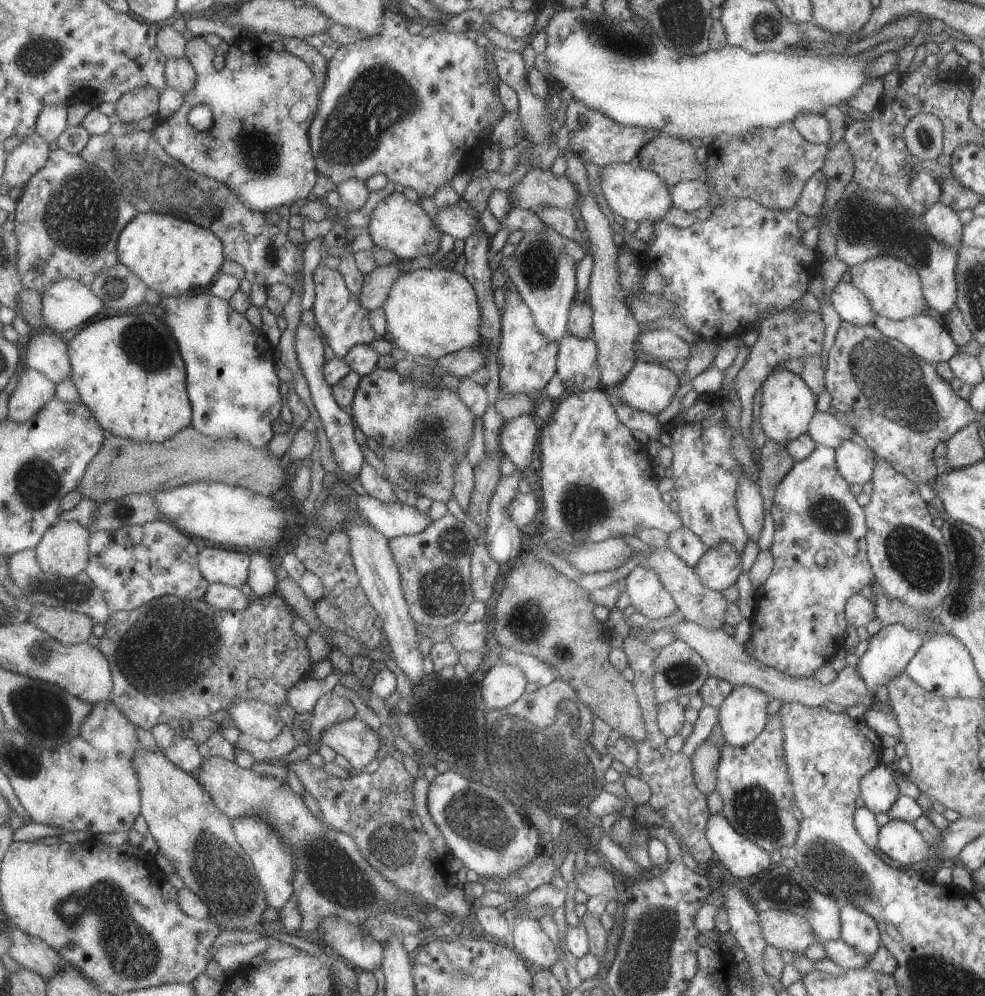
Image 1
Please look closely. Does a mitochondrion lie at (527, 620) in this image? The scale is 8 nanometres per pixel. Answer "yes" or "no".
yes

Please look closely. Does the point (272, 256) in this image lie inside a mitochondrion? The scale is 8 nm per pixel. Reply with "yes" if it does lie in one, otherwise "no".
no

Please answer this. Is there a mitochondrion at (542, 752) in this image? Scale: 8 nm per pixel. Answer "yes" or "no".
yes

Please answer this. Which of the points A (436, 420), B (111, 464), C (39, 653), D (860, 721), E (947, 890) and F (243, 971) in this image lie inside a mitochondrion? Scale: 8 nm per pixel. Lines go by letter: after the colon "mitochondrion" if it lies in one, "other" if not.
A: mitochondrion
B: other
C: mitochondrion
D: other
E: other
F: other

